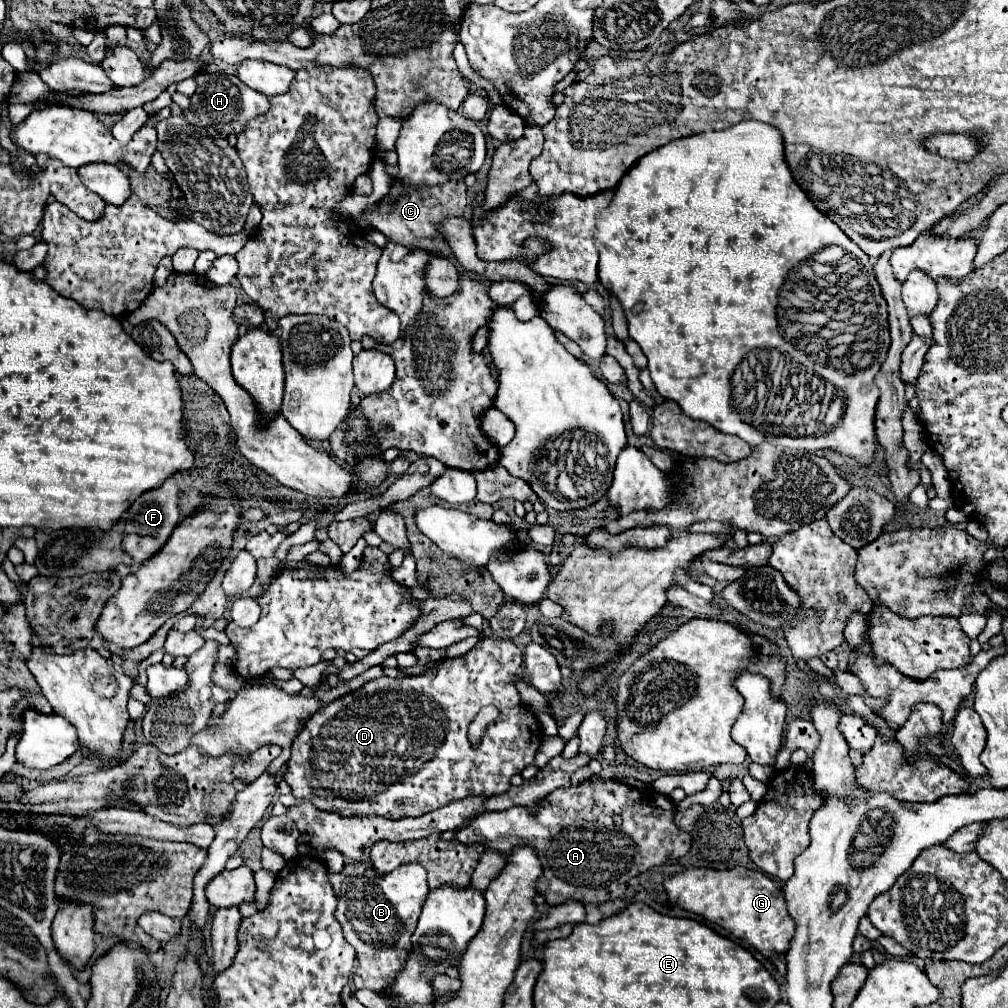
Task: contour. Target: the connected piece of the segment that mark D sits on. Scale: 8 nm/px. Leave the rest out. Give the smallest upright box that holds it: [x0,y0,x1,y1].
[284,637,542,819]

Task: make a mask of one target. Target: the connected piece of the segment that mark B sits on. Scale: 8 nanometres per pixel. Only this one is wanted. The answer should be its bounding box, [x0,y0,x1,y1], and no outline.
[330,863,430,993]

